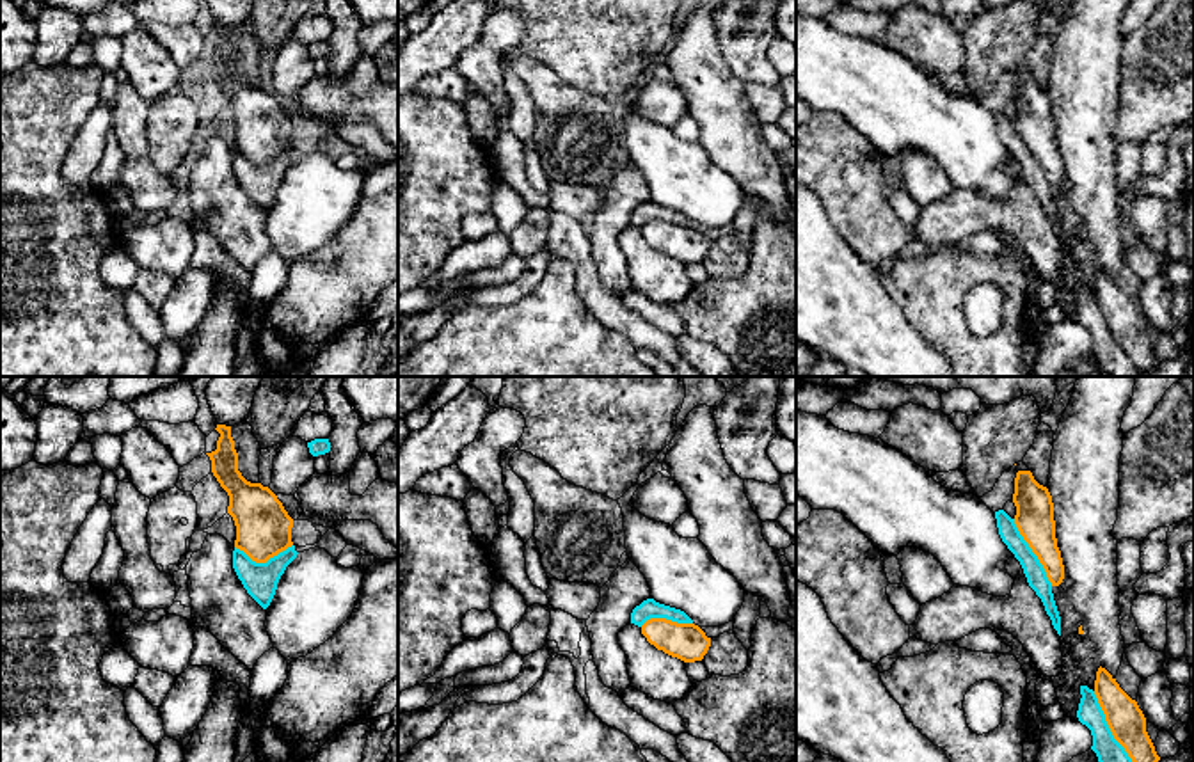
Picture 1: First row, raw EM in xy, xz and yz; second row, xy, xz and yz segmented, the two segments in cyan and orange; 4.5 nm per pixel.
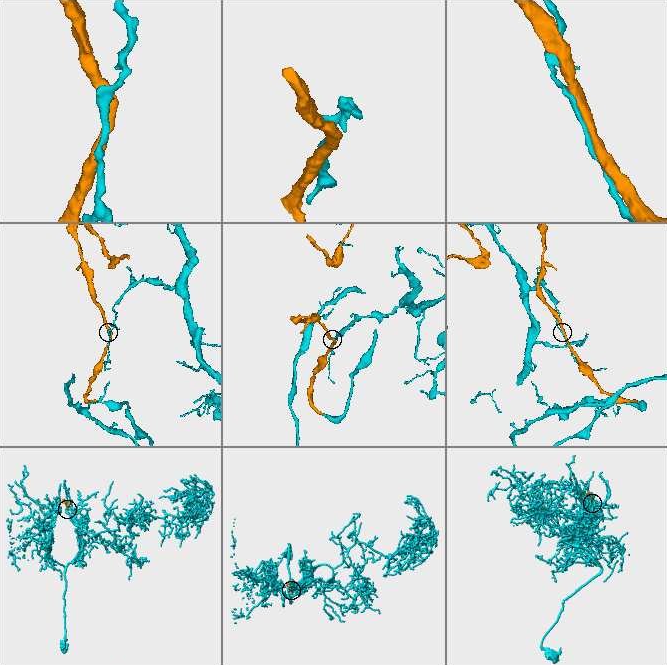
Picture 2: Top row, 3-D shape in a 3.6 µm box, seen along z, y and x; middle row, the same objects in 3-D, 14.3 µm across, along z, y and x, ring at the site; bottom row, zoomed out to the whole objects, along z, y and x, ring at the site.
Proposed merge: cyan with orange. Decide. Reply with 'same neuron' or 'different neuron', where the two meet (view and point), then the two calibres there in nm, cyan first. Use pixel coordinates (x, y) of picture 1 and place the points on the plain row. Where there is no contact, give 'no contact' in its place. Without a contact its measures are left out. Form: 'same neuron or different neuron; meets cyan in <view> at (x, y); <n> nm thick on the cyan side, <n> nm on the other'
same neuron; meets cyan in yz at (1111, 334); 130 nm thick on the cyan side, 160 nm on the other

